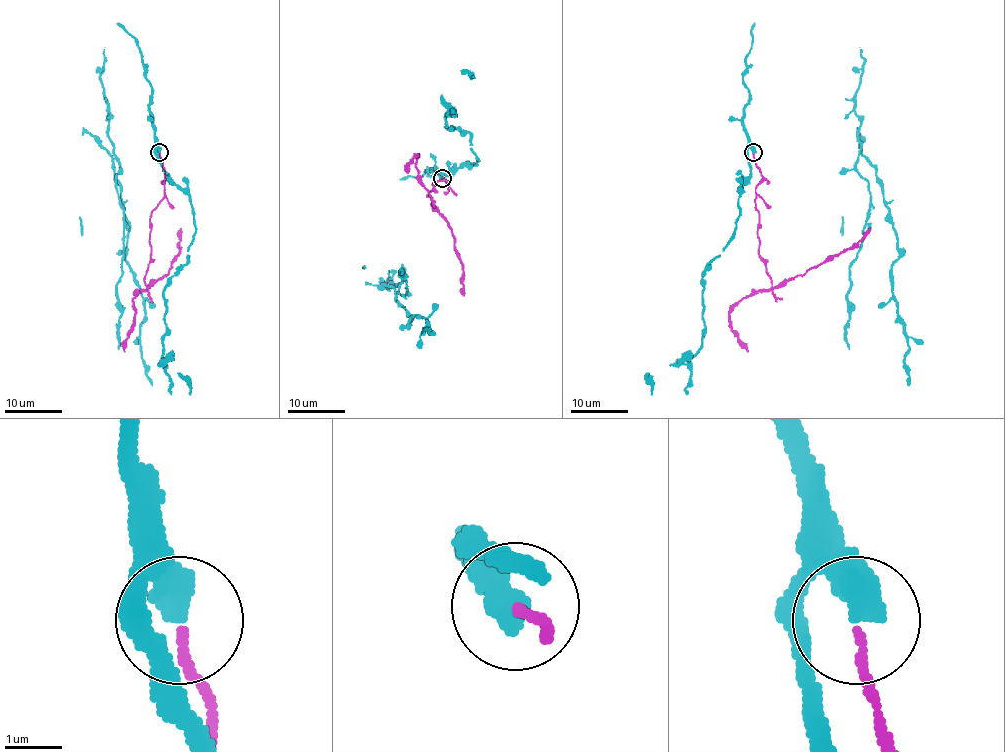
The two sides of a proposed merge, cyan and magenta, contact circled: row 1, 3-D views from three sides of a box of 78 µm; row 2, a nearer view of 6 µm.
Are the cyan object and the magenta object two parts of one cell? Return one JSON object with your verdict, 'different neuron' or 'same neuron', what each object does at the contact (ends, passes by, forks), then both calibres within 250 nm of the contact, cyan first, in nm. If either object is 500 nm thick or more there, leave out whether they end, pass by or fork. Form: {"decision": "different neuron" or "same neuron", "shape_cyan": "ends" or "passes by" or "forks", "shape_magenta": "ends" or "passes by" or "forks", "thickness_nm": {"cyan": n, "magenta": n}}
{"decision": "different neuron", "thickness_nm": {"cyan": 550, "magenta": 130}}

